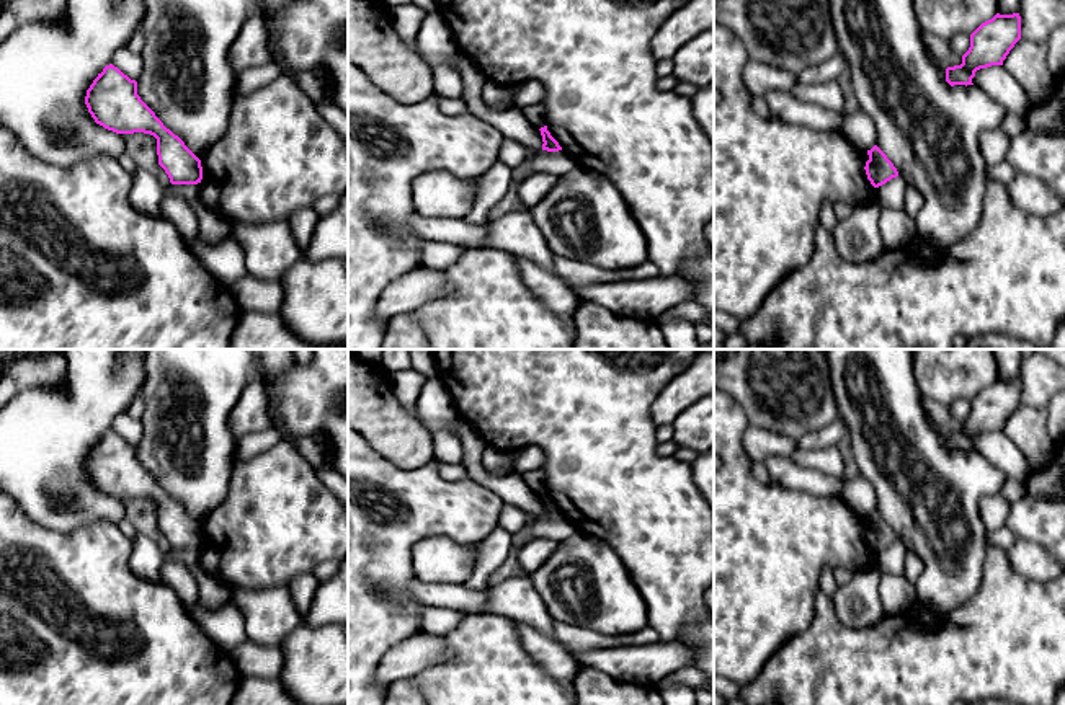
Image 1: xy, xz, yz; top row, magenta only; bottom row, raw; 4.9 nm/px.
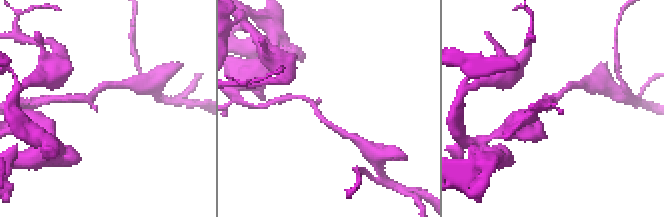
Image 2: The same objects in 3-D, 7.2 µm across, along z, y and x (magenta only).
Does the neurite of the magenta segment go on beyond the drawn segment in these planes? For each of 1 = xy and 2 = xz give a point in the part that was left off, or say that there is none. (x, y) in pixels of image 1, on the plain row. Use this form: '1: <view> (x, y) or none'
1: none
2: none

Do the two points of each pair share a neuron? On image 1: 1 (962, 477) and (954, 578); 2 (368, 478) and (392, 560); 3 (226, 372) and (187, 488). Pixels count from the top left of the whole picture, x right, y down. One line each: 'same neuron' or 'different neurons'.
1: same neuron
2: same neuron
3: same neuron

